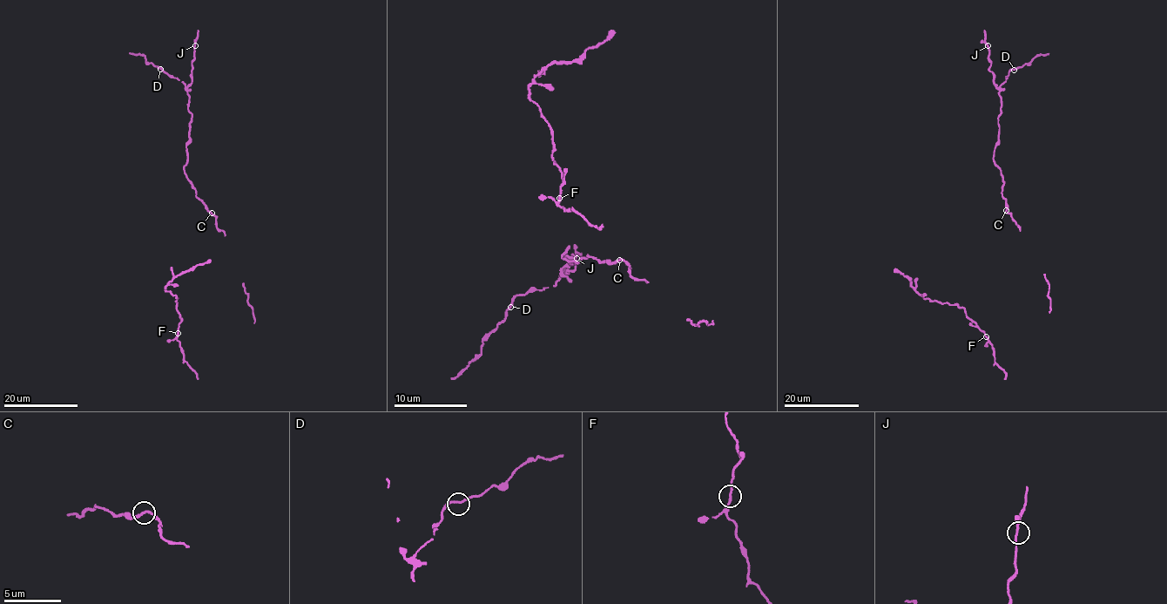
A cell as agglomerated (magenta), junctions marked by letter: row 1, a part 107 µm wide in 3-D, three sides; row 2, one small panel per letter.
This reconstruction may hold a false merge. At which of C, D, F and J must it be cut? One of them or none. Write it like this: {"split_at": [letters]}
{"split_at": []}

